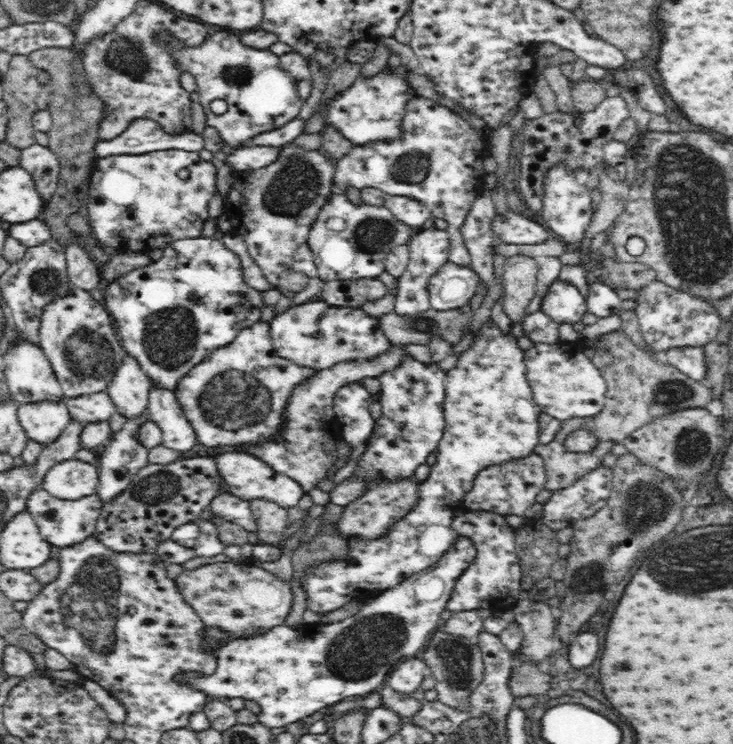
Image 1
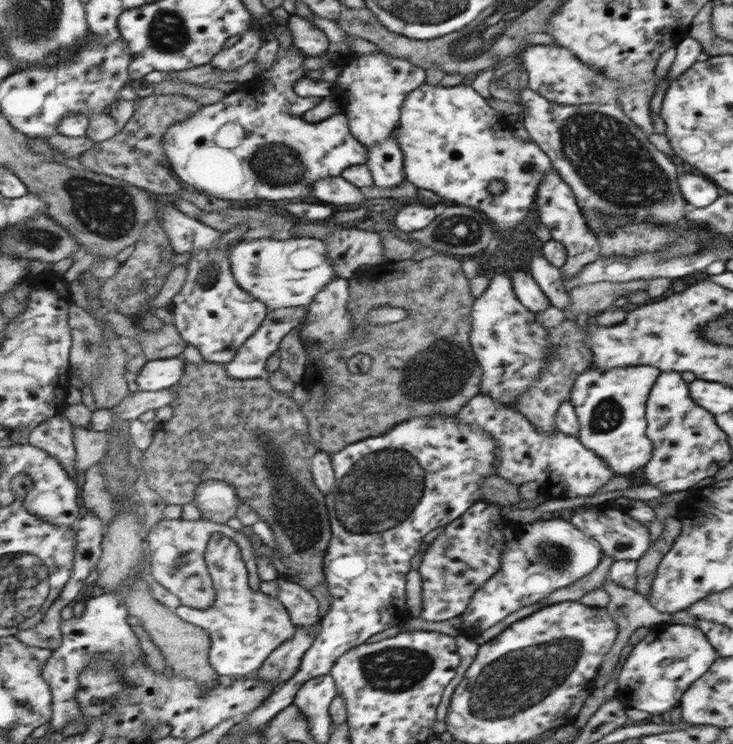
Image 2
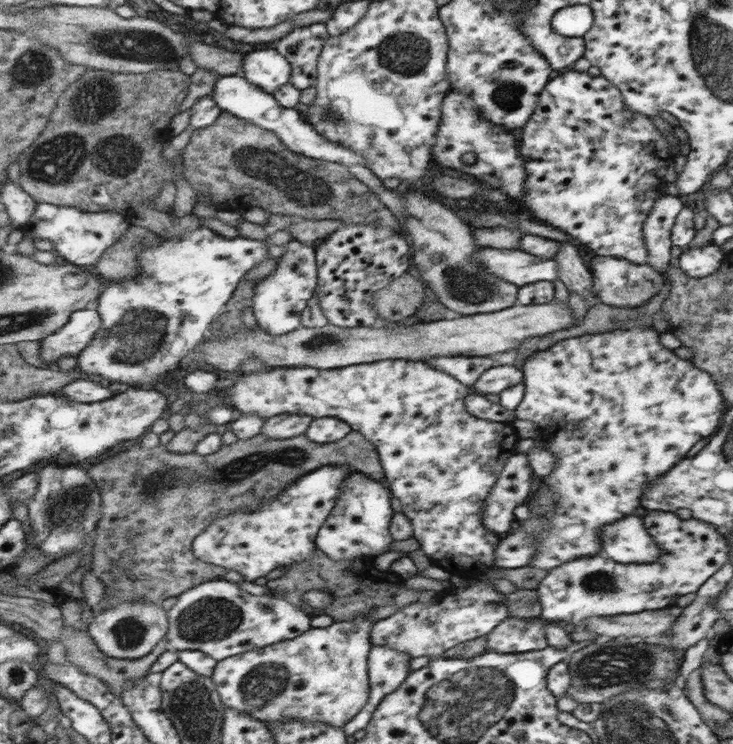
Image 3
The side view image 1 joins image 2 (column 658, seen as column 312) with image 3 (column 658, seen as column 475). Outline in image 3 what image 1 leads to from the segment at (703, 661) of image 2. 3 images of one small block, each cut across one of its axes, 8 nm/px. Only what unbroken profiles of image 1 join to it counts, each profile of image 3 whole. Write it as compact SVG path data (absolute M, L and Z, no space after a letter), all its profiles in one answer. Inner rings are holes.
M628 516L622 520L622 524L602 526L600 544L601 556L620 564L650 564L670 548L658 544L652 536L648 536L638 516Z

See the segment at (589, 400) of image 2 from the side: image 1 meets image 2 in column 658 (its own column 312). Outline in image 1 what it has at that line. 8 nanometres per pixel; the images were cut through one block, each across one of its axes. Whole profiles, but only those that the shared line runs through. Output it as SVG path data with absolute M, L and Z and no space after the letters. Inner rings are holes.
M256 321L241 330L230 344L212 351L202 363L192 367L189 374L179 380L174 394L200 444L210 447L247 445L273 439L285 425L285 406L292 389L318 372L278 356L271 341L270 327L268 321Z

